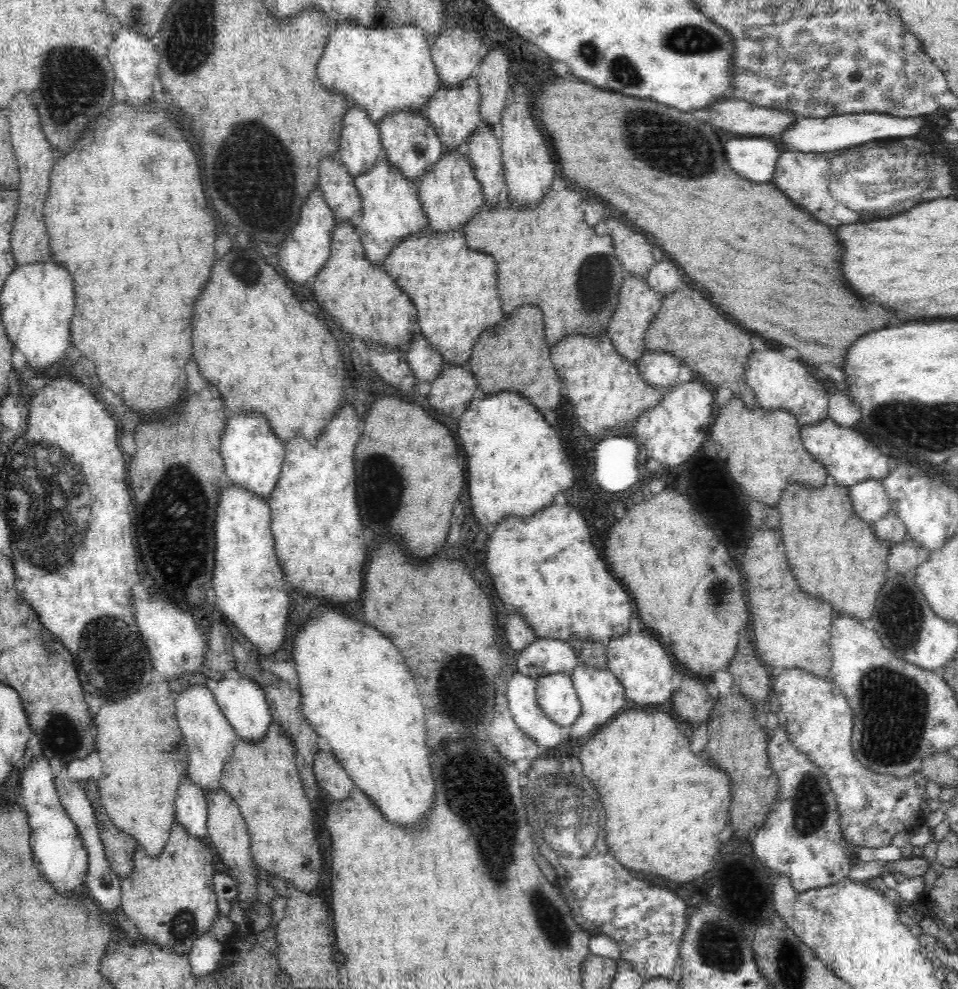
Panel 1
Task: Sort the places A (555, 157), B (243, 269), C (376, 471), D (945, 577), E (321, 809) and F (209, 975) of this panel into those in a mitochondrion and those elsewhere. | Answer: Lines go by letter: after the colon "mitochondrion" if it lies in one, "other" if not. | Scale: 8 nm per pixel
A: other
B: mitochondrion
C: mitochondrion
D: other
E: other
F: other

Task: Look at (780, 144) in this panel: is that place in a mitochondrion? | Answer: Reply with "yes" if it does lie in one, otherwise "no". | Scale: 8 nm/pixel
no

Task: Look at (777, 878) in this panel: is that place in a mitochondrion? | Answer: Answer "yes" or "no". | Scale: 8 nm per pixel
no

